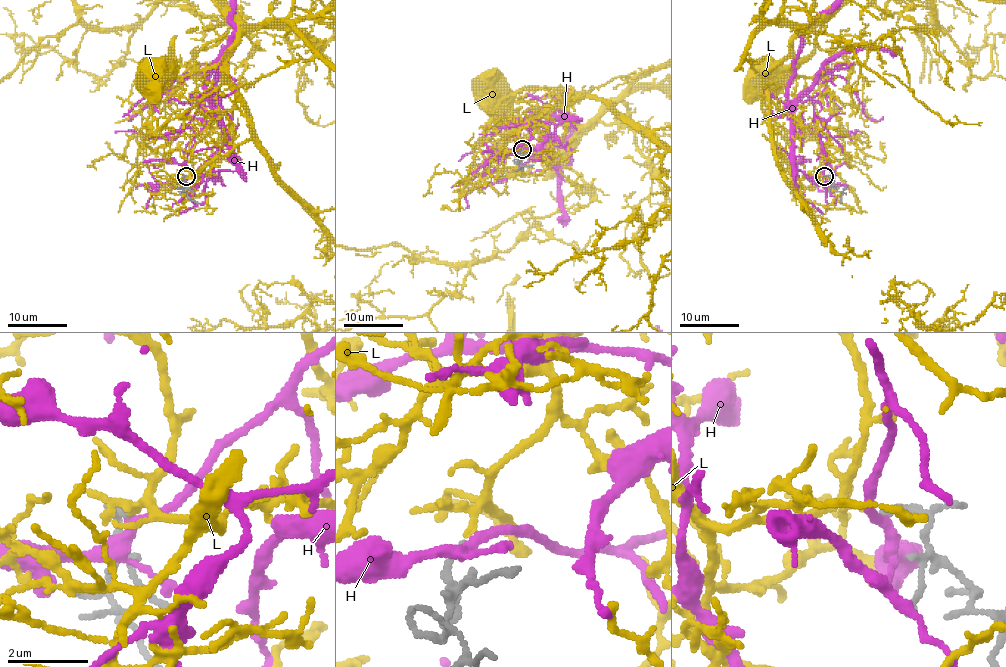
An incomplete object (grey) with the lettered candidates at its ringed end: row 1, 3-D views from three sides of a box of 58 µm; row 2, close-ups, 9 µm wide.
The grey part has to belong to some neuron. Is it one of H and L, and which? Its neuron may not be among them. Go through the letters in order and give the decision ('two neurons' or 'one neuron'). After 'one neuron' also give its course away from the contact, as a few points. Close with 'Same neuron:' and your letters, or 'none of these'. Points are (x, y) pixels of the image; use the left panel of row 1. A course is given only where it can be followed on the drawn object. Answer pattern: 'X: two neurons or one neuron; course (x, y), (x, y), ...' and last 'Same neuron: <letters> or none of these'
H: two neurons
L: one neuron; course (186, 177), (250, 137), (228, 73), (237, 29), (228, 20), (174, 38), (174, 72), (156, 79)
Same neuron: L

